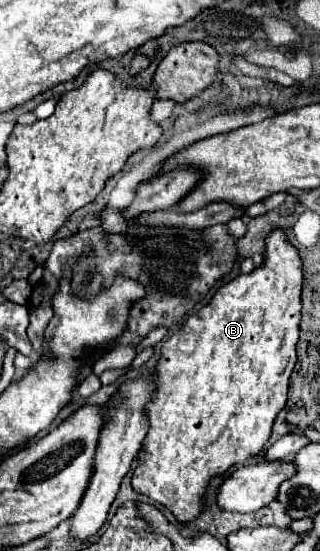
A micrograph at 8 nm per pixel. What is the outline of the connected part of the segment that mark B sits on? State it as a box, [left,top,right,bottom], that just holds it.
[132,228,304,522]

